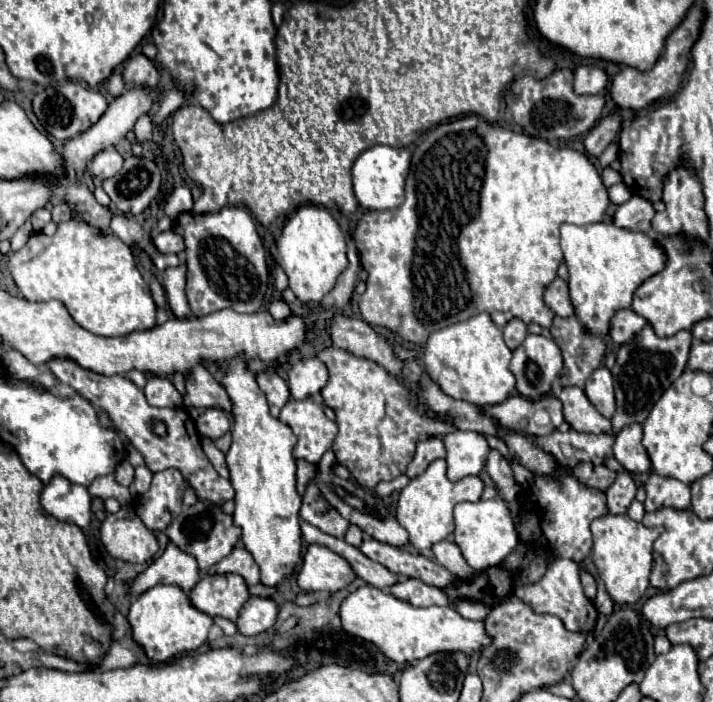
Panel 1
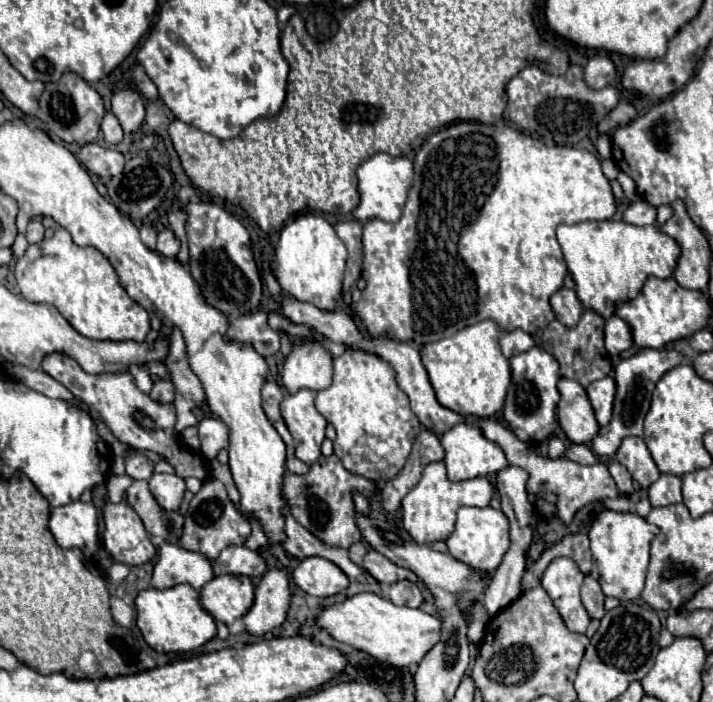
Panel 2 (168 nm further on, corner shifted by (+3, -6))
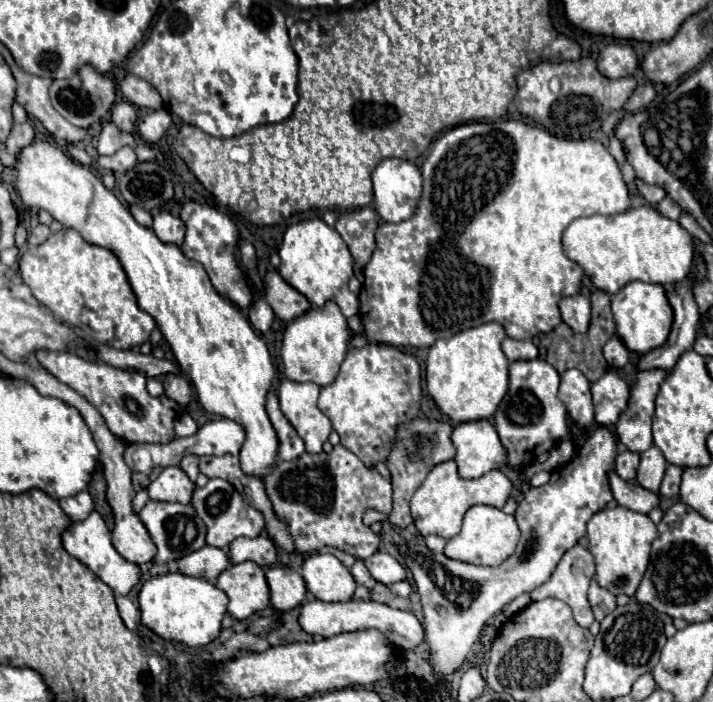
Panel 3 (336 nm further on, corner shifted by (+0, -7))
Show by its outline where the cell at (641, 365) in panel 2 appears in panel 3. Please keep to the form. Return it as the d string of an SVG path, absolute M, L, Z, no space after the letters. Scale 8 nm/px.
M662 369L640 371L632 375L630 401L626 411L620 415L620 421L616 423L616 435L618 441L634 453L642 453L652 445L650 425L654 415L654 401L656 391L664 379L666 371Z

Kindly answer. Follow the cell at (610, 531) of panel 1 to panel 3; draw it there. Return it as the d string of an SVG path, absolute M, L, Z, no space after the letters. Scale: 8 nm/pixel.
M620 505L606 507L594 513L588 521L588 547L596 559L596 581L600 583L600 587L608 589L614 595L626 593L628 597L632 597L648 567L650 545L656 537L658 529L648 515L624 509Z

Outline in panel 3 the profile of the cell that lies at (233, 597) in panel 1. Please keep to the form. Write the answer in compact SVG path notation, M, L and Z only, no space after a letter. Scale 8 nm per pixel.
M256 563L230 565L218 577L216 585L228 595L228 613L234 619L246 619L270 605L270 589L264 569L256 567Z

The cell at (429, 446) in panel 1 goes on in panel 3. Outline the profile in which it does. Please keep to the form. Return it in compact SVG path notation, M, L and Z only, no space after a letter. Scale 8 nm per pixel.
M416 417L408 423L402 423L396 431L392 449L388 453L386 459L386 467L390 469L392 475L392 487L394 487L394 507L388 515L388 521L400 529L406 529L412 523L412 515L410 515L410 499L414 495L414 491L424 483L426 475L444 461L454 459L456 449L452 447L452 425L448 421L434 421L434 419L426 419L426 417Z

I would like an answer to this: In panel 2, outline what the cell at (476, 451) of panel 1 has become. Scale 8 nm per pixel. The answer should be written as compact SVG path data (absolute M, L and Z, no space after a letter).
M457 424L453 426L449 432L443 434L441 438L443 450L445 450L445 466L447 466L447 476L449 480L469 480L469 478L477 478L477 476L489 476L495 474L499 470L503 470L509 462L503 454L503 450L495 444L489 442L479 428L473 428L469 424Z

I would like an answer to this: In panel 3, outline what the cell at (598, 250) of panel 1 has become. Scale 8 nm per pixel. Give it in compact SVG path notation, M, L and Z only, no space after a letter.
M652 205L628 209L618 215L592 215L592 217L574 219L564 231L562 241L566 255L584 269L584 273L592 279L592 283L598 289L610 295L620 291L620 287L624 287L630 281L646 281L670 287L672 283L678 283L690 275L694 261L694 237L678 221L660 215Z

